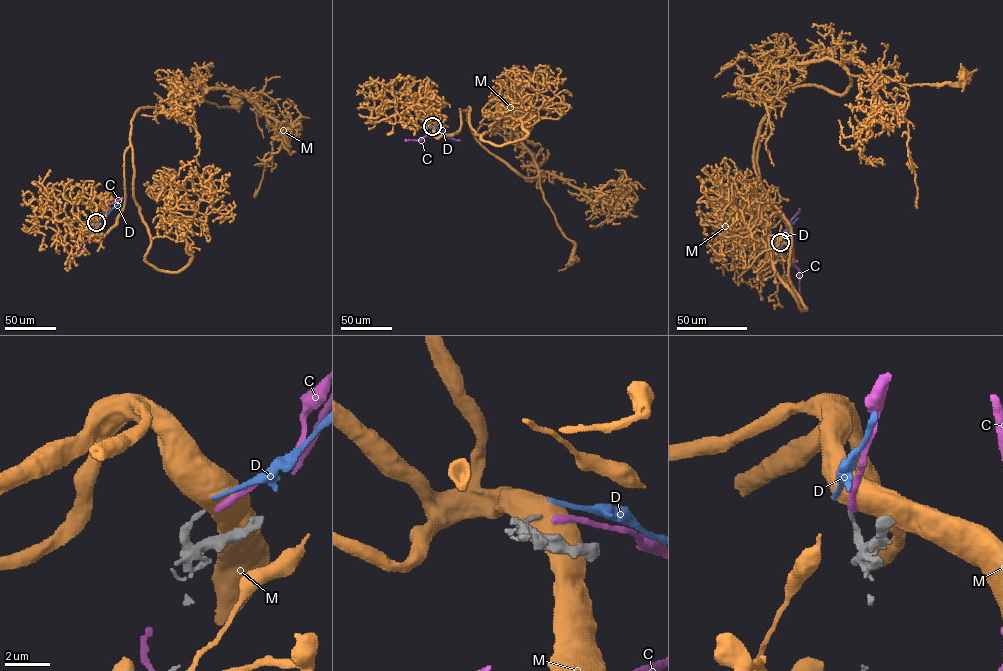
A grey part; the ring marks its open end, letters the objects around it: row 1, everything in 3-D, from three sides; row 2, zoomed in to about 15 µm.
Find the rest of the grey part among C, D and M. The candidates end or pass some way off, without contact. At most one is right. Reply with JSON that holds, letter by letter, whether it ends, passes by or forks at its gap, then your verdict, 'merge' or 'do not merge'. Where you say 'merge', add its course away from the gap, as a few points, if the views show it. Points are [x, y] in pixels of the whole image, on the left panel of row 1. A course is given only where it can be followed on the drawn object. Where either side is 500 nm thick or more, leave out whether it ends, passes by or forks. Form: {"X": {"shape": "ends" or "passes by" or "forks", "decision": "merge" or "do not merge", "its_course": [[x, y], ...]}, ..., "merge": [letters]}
{"C": {"shape": "ends", "decision": "do not merge"}, "D": {"shape": "ends", "decision": "do not merge"}, "M": {"decision": "do not merge"}, "merge": []}

